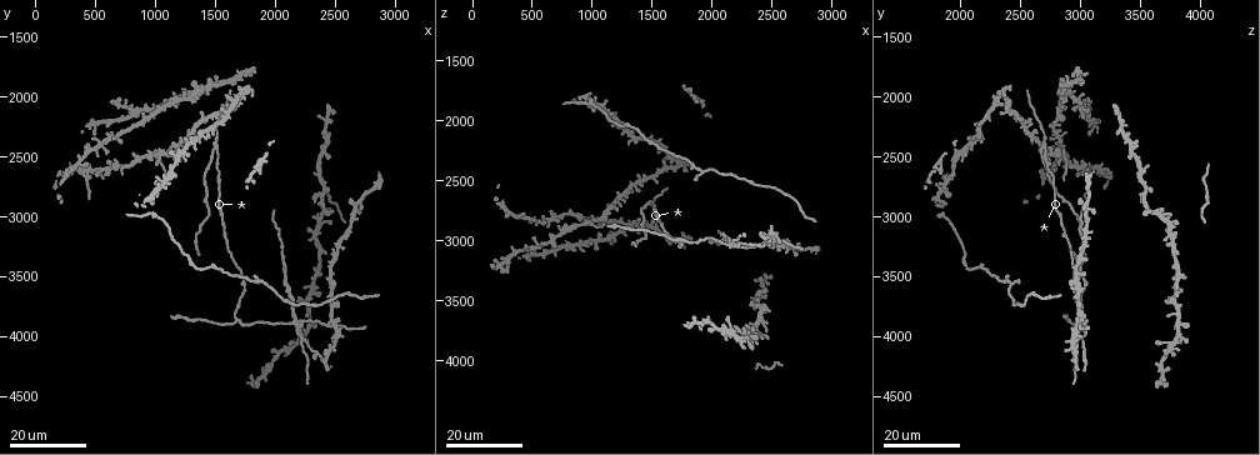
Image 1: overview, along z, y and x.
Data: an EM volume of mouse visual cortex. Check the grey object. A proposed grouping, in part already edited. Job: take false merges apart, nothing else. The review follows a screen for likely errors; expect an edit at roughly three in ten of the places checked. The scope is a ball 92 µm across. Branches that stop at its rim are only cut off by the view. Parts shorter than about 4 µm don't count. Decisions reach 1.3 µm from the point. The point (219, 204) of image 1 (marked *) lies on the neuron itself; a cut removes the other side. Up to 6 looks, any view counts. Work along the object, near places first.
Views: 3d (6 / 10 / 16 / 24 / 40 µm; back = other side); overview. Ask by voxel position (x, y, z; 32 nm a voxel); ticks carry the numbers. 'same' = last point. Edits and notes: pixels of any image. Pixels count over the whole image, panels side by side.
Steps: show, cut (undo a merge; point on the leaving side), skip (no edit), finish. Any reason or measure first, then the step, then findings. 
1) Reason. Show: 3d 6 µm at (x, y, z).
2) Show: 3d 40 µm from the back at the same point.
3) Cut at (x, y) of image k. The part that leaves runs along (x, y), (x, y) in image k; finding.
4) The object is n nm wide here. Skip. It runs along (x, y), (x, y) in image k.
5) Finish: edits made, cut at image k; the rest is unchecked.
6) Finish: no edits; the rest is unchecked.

Branch point. Show: 3d 16 µm at (1680, 3840, 3000).

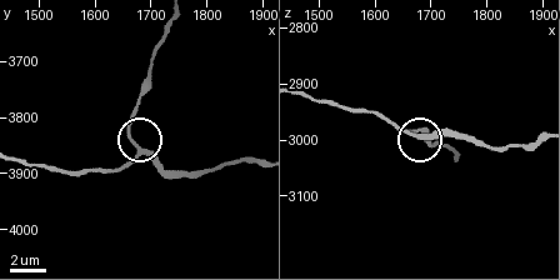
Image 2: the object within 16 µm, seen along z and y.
Show: 3d 10 µm at (1685, 3860, 2995).

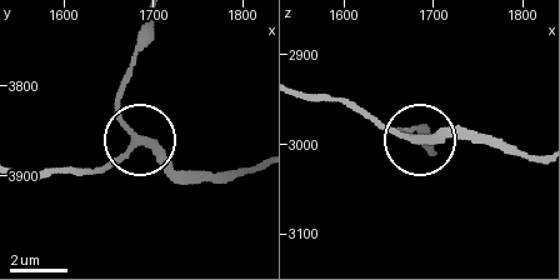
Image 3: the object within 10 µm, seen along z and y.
The object is 220 nm wide here. Skip. It runs along (151, 23), (115, 109), (130, 145), (89, 171) in image 3; continuous, no second neuron.

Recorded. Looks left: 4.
Thick turns thin. Show: 3d 24 µm at (2360, 3740, 2520).

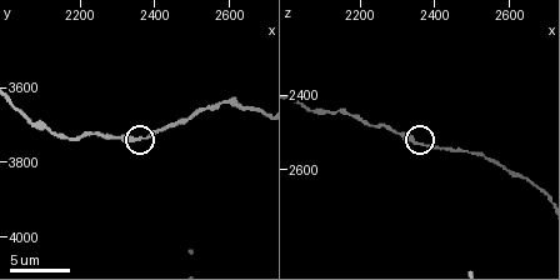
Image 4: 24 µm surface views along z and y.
Zoom in. Show: 3d 10 µm at (2360, 3730, 2530).

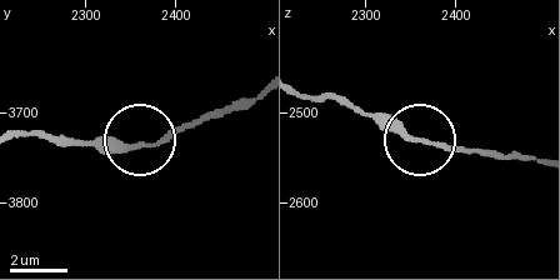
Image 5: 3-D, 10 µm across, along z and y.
Skip. All the same neuron.

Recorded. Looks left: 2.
Small branch off a trunk. Show: 3d 16 µm at (2160, 4040, 3760).

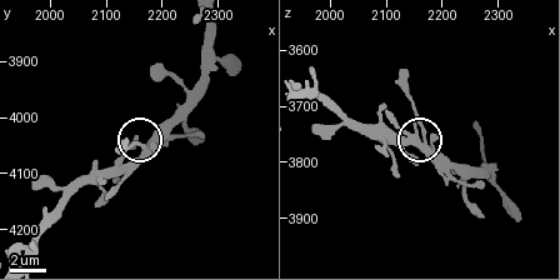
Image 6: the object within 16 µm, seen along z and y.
Closer look. Show: 3d 6 µm at the same point.

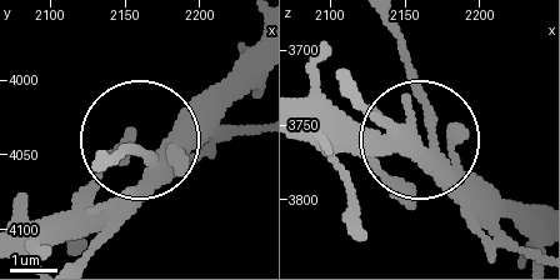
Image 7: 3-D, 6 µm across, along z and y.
The side arm is 5 µm long. Skip. It runs along (530, 223), (434, 139), (390, 24) in image 7; continuous, no second neuron.

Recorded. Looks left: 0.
Finish: no edits; the rest is unchecked.

